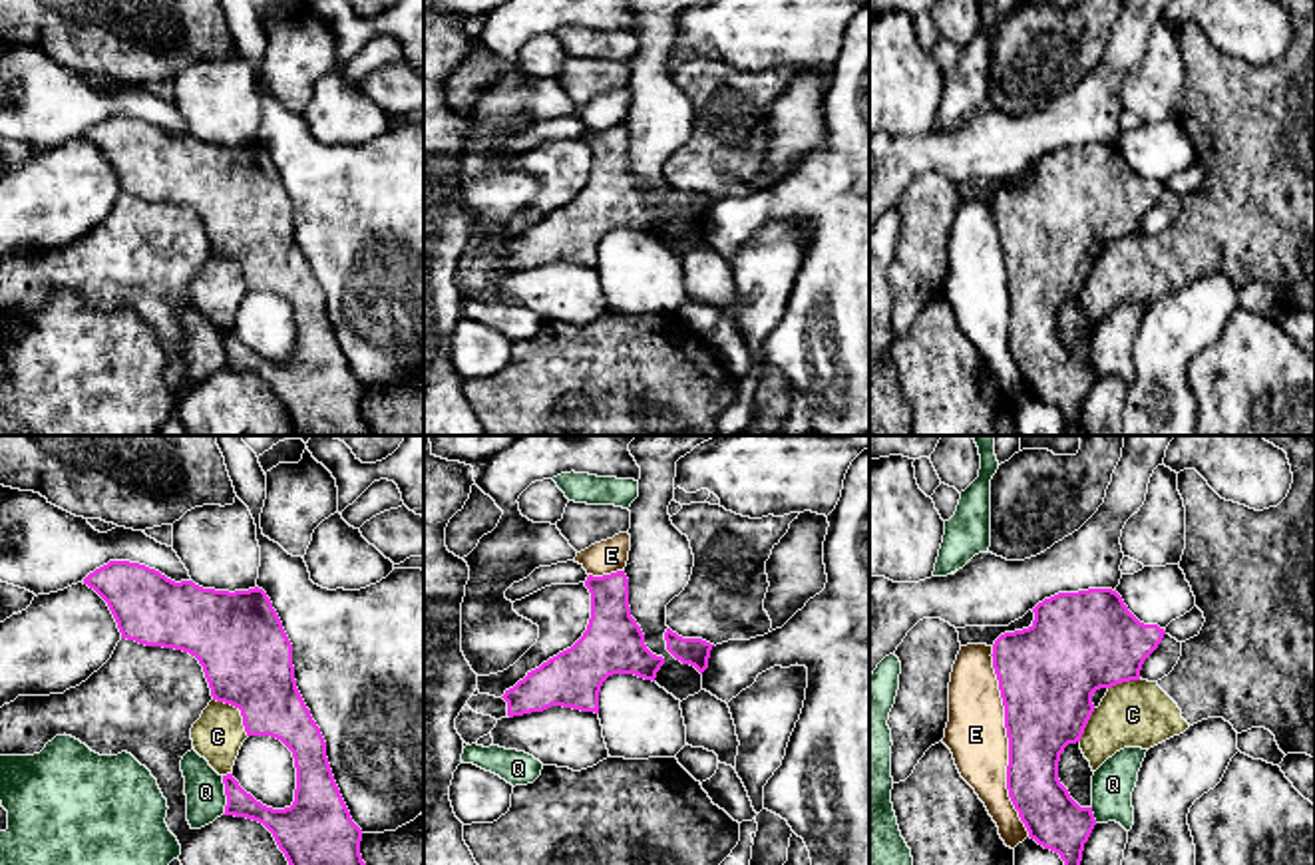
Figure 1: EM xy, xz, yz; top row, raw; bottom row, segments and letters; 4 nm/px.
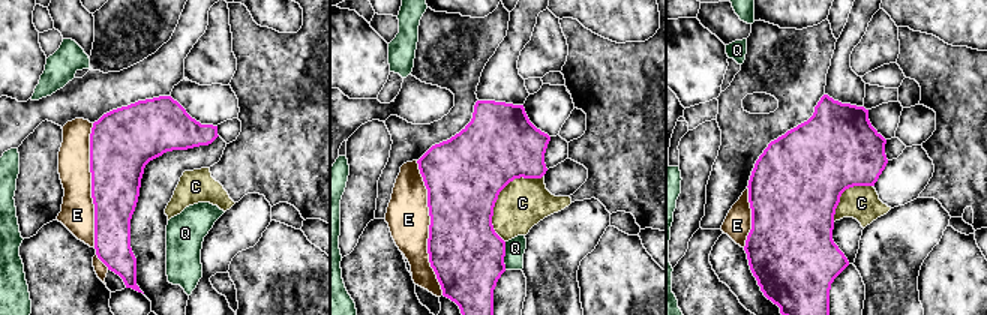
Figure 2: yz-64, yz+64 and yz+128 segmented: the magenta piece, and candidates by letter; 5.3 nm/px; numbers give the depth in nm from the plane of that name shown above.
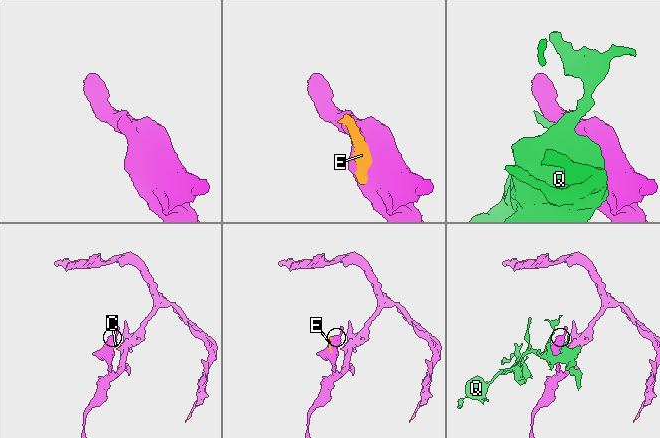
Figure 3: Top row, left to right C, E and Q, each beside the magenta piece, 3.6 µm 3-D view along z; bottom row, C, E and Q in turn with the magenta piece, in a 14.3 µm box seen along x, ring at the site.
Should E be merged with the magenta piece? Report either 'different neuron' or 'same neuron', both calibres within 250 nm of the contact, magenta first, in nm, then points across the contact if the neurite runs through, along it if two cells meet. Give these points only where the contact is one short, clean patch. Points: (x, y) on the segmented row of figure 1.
different neuron; calibres 360 and 240 nm

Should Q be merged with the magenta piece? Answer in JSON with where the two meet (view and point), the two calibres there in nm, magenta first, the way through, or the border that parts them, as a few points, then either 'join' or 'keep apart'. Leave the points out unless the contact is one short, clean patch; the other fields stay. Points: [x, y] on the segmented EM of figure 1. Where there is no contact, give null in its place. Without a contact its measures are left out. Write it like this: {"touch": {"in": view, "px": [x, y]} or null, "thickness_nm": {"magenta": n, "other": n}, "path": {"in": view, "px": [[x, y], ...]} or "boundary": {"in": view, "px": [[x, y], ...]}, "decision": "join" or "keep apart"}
{"touch": {"in": "xy", "px": [225, 794]}, "thickness_nm": {"magenta": 110, "other": 160}, "boundary": {"in": "xy", "px": [[221, 776], [225, 792], [223, 814]]}, "decision": "keep apart"}

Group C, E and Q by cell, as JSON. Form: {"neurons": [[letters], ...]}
{"neurons": [["C"], ["E"], ["Q"]]}

